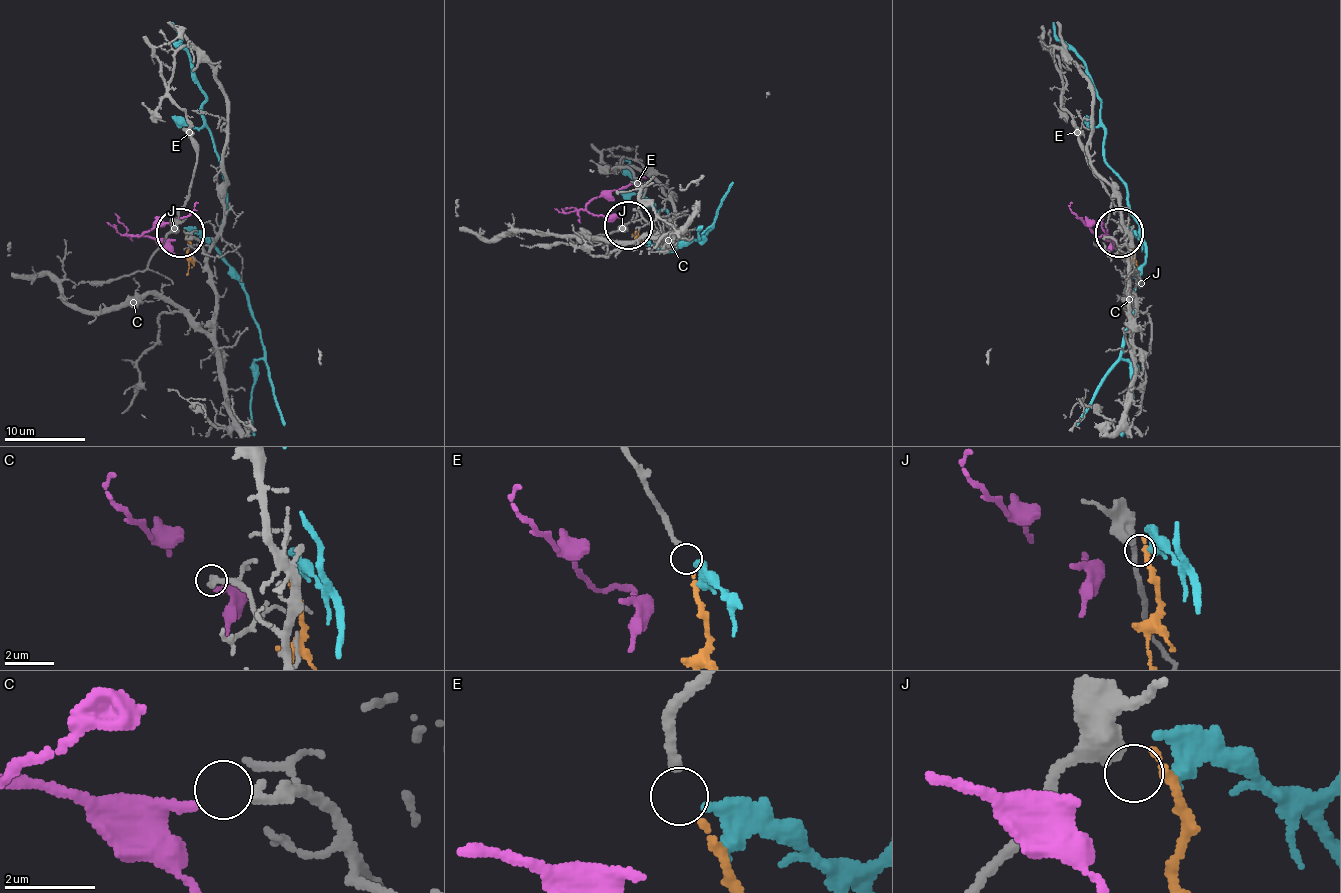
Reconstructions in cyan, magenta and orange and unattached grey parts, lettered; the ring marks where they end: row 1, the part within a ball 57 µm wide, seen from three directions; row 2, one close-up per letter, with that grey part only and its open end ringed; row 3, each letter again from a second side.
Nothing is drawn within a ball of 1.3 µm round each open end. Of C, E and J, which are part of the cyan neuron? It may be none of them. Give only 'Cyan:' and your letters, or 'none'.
Cyan: none

